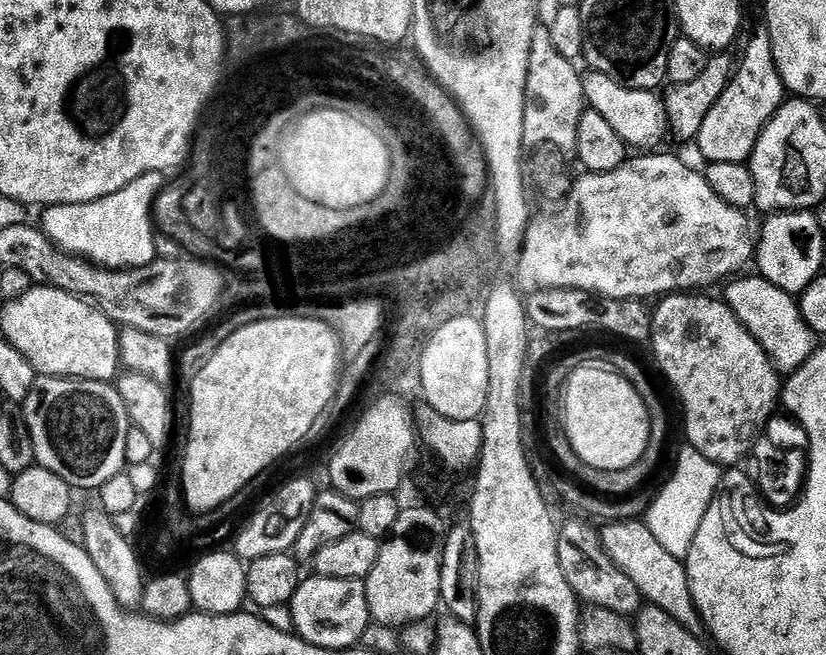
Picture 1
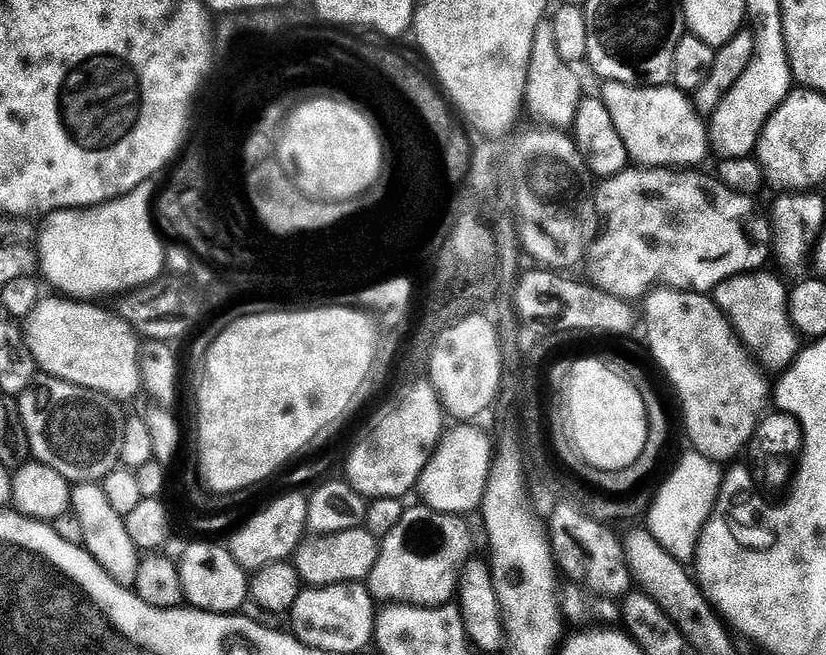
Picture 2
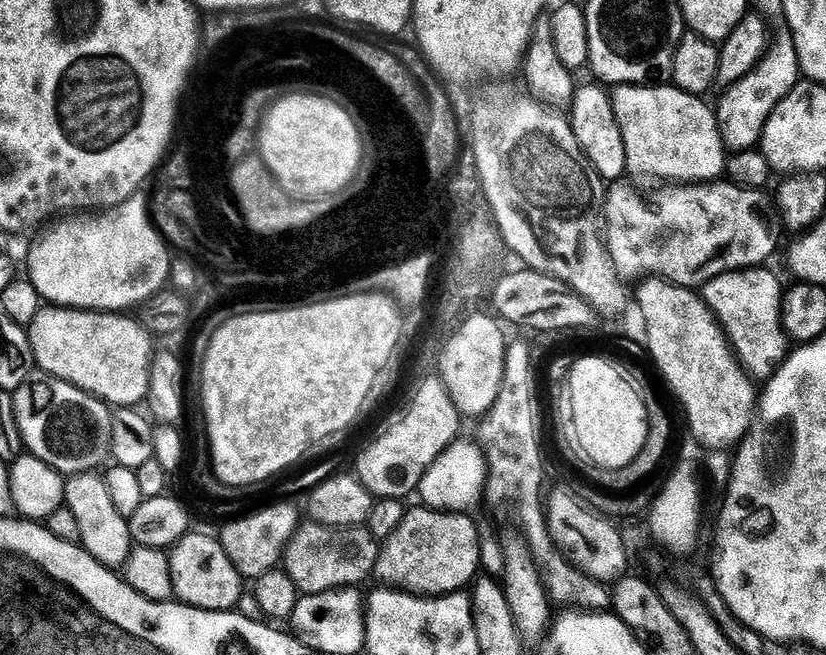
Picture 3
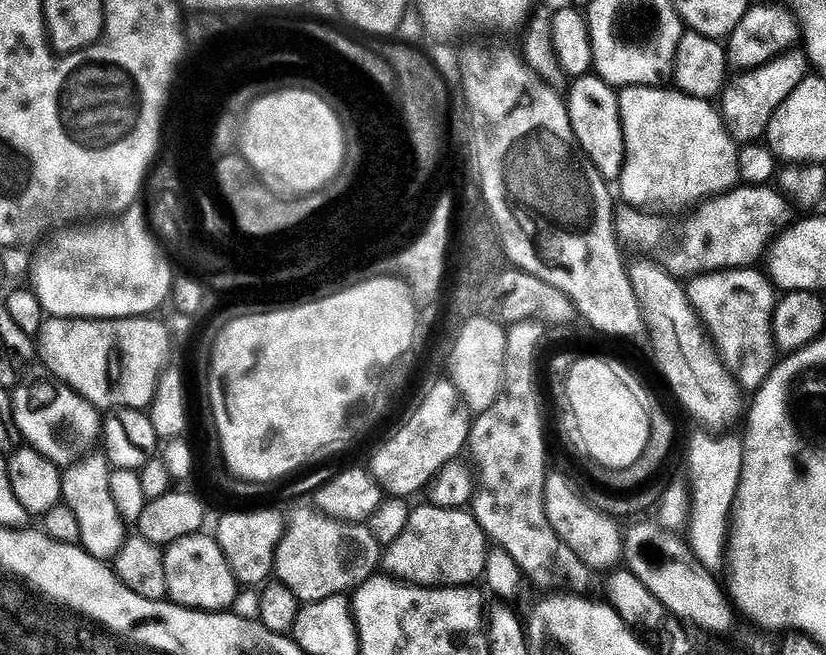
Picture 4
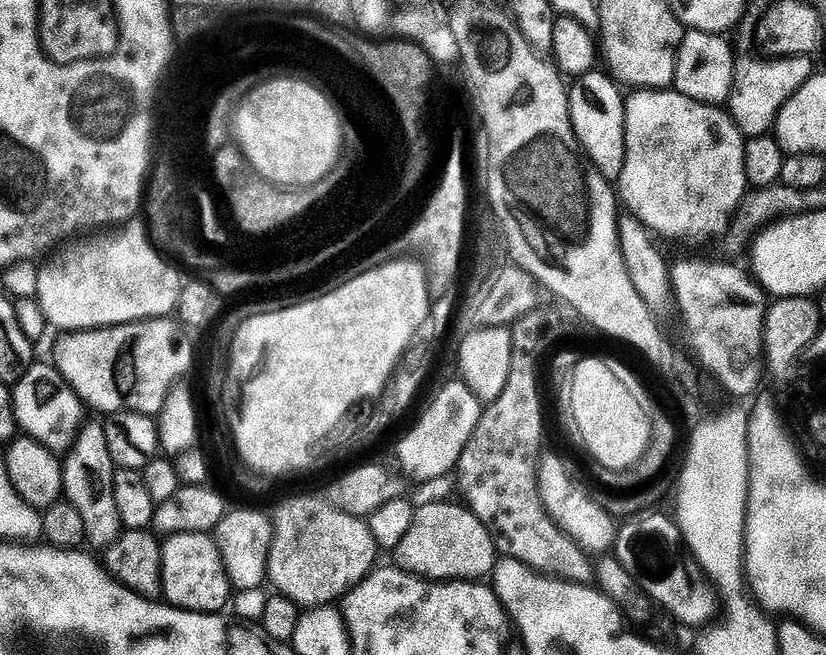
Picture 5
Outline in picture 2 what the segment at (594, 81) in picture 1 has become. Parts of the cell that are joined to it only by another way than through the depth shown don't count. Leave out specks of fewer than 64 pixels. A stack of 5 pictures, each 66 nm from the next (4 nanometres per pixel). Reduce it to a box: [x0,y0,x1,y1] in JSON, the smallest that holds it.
[598,81,709,169]

